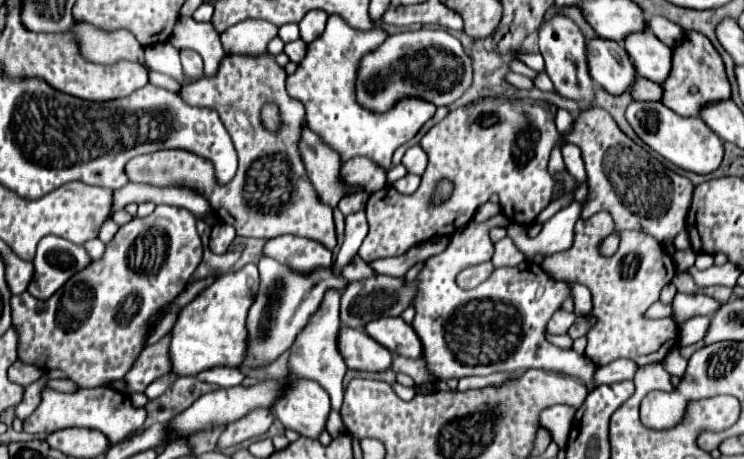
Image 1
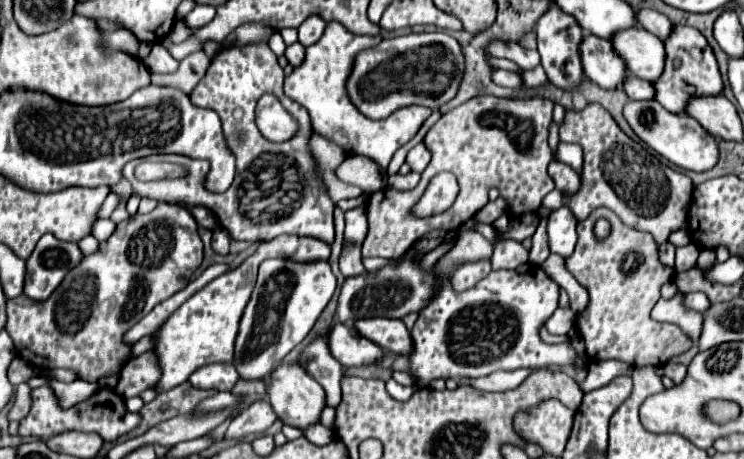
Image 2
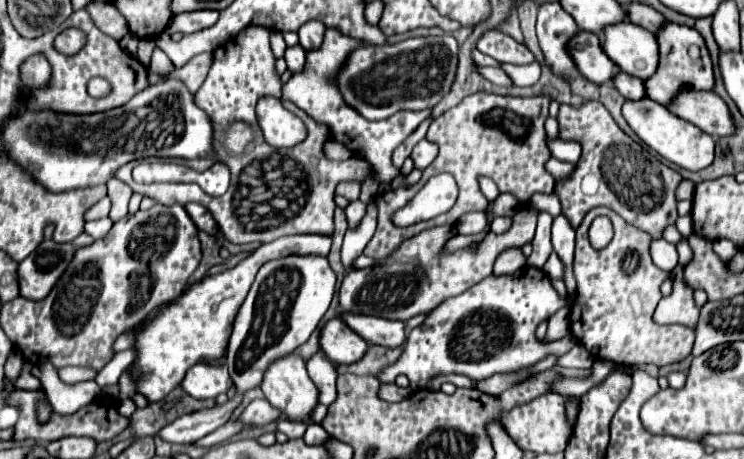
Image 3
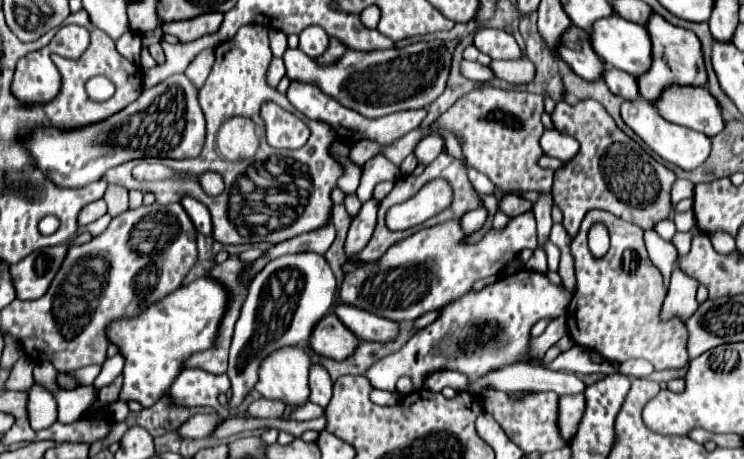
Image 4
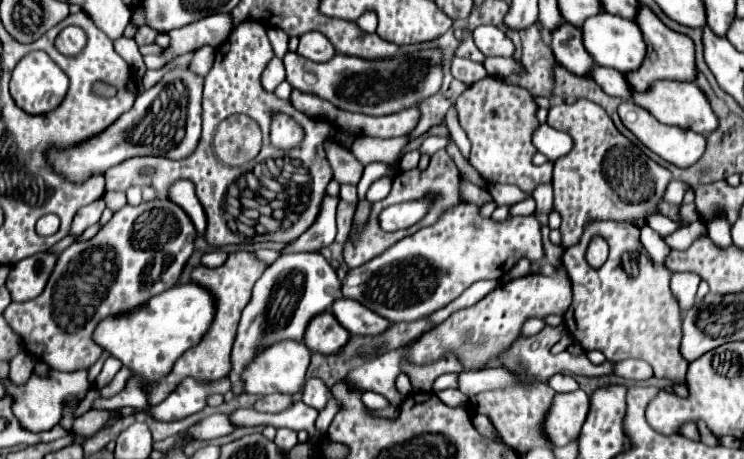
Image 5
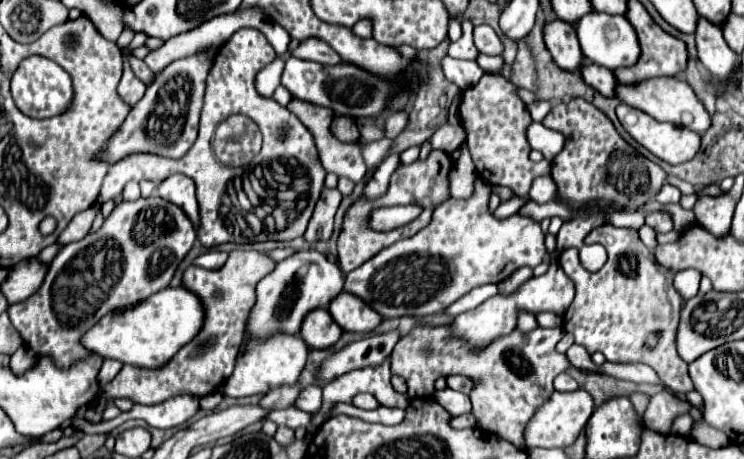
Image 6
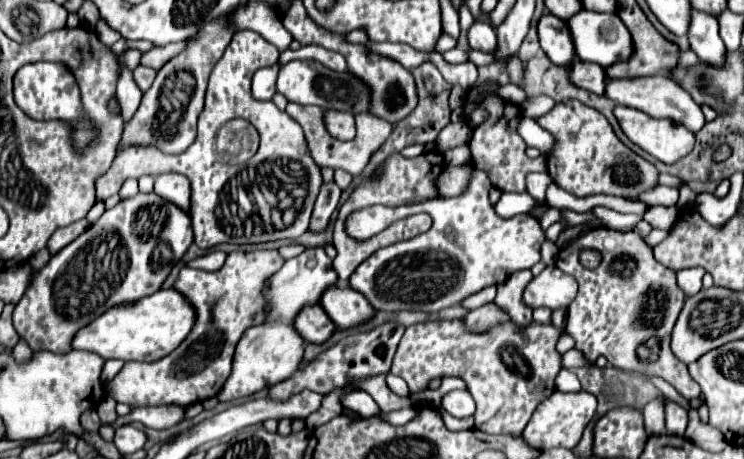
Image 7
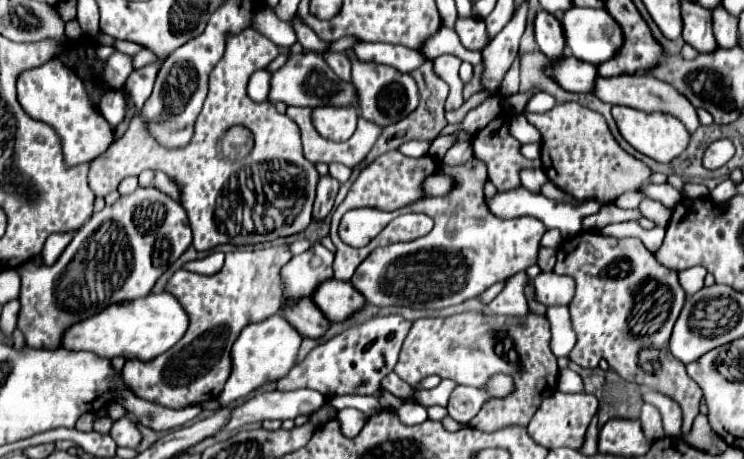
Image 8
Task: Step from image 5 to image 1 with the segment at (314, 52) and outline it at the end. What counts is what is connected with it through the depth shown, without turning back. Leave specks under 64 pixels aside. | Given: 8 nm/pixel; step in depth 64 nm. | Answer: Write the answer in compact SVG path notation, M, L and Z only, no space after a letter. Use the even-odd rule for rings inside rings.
M320 10L308 12L304 16L304 20L298 24L300 26L300 40L304 40L306 44L310 44L312 40L316 40L324 32L326 20L328 20L328 16L324 12L320 12Z

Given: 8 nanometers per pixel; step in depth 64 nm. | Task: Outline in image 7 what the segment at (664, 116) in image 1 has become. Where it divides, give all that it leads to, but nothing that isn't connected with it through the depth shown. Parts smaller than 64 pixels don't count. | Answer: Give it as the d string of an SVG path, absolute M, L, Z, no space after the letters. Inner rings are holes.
M616 106L614 116L616 116L622 132L636 146L640 146L644 152L658 158L660 162L672 164L672 162L680 160L682 156L686 156L694 148L694 134L690 130L686 130L682 124L676 124L676 122L668 120L668 118L652 118L652 116L644 114L644 112L640 112L636 108L628 108L628 106Z

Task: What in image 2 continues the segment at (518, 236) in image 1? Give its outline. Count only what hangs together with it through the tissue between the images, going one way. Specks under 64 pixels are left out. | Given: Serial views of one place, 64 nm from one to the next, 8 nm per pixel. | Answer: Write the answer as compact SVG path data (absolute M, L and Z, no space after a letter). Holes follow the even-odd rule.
M562 206L560 210L552 212L548 220L550 250L563 258L569 257L576 246L576 218L566 206Z

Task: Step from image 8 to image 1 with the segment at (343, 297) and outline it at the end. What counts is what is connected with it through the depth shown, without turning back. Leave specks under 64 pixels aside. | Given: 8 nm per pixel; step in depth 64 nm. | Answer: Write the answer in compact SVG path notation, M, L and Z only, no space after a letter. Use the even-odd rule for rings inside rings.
M402 318L374 320L364 326L364 332L394 354L400 354L406 358L422 356L422 344L420 344L416 332Z

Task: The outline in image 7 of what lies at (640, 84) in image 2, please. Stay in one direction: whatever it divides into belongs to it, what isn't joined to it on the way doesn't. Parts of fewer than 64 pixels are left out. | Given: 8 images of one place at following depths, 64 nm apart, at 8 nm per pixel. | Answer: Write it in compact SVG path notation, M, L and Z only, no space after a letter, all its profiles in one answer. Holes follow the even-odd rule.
M572 60L572 64L568 66L568 80L570 84L594 92L594 94L604 94L604 82L606 82L606 74L604 68L600 68L598 64L588 64L582 60Z

